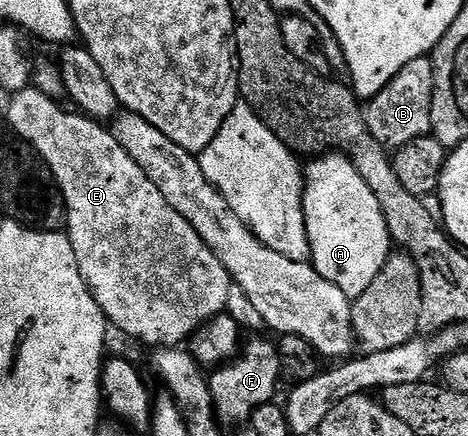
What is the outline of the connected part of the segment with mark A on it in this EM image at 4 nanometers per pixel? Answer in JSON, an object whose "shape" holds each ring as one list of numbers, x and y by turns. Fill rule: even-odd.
{"shape":[[339,153,317,155,312,163,303,168,304,172,304,220,306,221,306,237,310,241,310,262,314,270,320,274,330,285,338,285,346,297,355,300,370,289,370,281,378,277,382,265,386,263,389,255,393,254,394,244,390,233,386,229,386,217,382,217,382,209,377,199,366,185,362,173,354,169,348,156]]}

